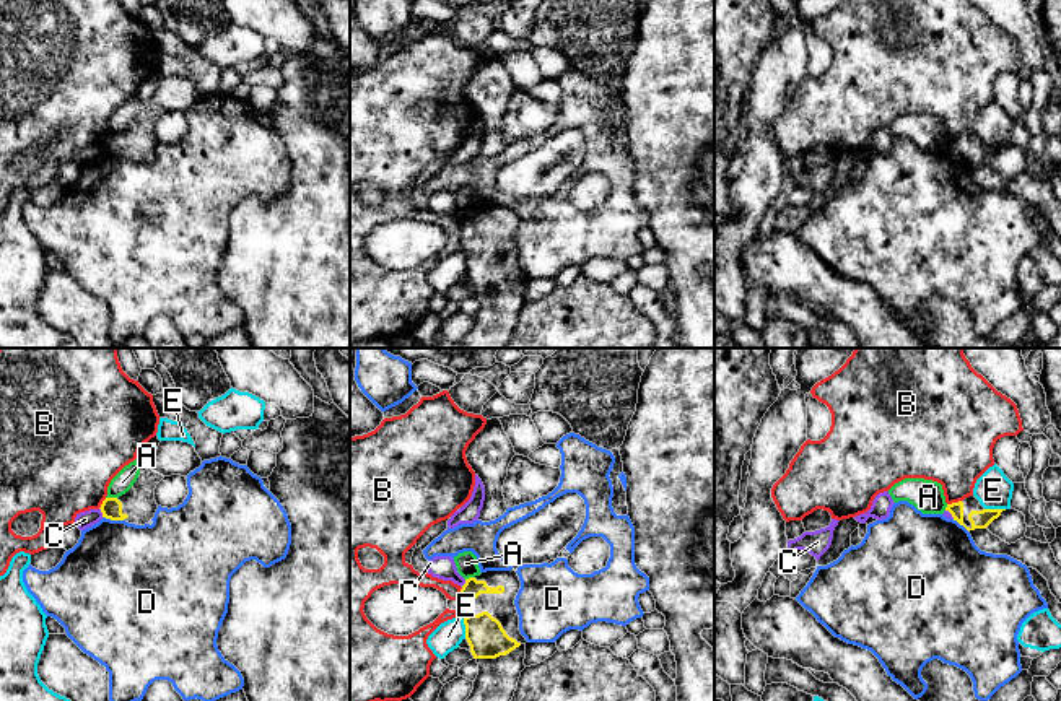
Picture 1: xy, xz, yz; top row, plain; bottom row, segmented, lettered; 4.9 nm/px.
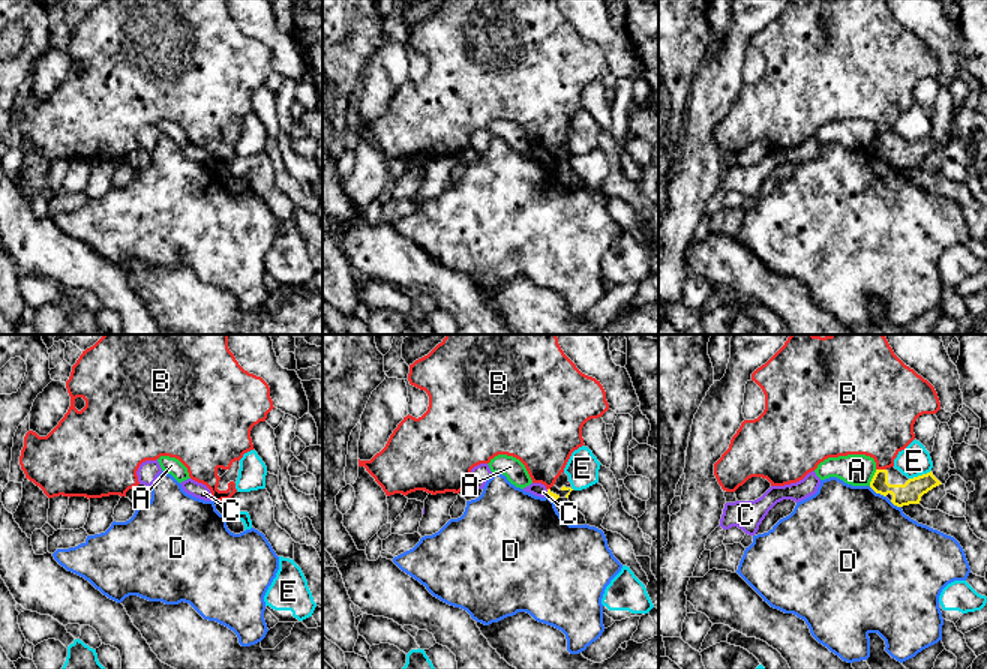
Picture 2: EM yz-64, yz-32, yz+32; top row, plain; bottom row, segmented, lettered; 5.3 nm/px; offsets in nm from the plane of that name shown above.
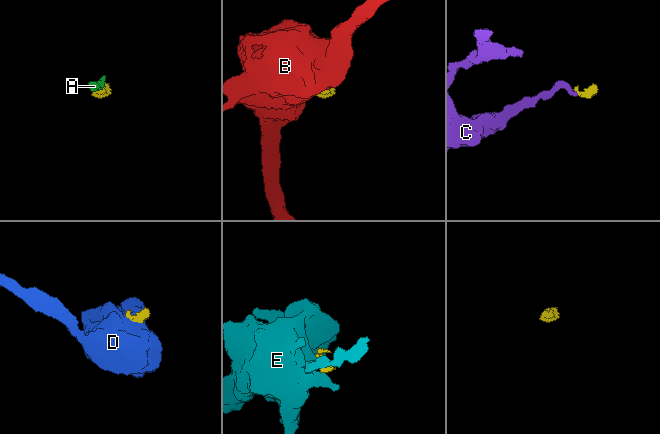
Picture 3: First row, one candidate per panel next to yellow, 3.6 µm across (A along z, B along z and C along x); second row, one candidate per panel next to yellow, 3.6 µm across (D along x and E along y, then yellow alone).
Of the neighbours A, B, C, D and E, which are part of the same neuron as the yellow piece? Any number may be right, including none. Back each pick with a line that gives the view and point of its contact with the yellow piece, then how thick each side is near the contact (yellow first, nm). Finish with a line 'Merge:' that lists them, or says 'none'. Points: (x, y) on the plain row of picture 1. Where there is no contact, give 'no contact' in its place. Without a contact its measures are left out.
Merge: none

